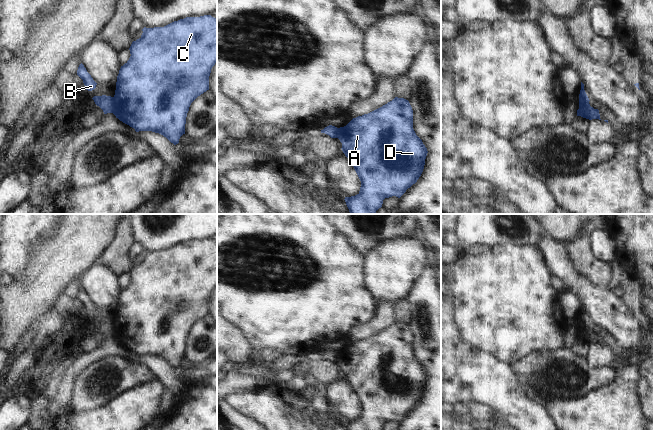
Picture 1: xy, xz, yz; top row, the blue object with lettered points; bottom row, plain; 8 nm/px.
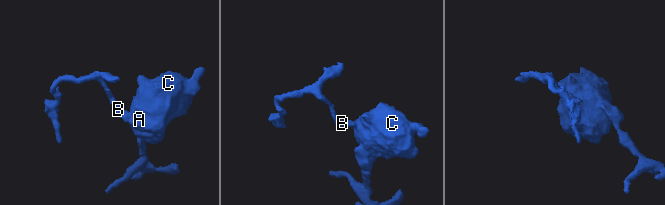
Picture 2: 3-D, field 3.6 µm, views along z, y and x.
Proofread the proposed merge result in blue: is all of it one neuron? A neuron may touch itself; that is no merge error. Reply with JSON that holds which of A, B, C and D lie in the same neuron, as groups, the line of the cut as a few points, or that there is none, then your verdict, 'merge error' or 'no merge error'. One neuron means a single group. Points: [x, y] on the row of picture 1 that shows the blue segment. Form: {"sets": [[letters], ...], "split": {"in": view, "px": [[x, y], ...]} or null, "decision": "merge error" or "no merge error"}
{"sets": [["A", "C", "D"], ["B"]], "split": {"in": "xy", "px": [[114, 97], [114, 109], [112, 112]]}, "decision": "merge error"}

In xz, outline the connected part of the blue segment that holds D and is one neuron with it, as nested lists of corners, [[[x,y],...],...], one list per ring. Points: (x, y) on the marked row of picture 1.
[[[395,97],[382,107],[353,118],[346,126],[339,128],[337,138],[342,143],[343,153],[350,160],[361,181],[359,193],[344,199],[350,214],[375,214],[382,207],[385,198],[400,198],[417,182],[423,172],[428,151],[413,129],[413,110],[409,101],[404,98]]]

